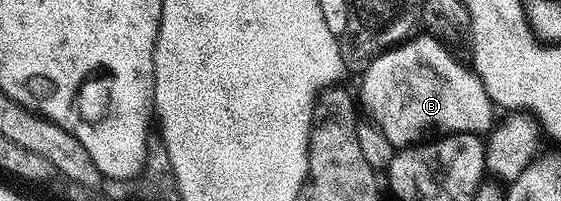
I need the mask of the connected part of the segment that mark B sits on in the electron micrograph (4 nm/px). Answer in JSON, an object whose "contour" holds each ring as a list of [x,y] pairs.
{"contour":[[[419,33],[384,51],[367,66],[366,71],[362,72],[363,84],[359,87],[359,95],[357,91],[362,114],[368,115],[366,118],[396,149],[414,147],[416,143],[424,142],[432,133],[443,135],[460,135],[466,131],[487,133],[496,122],[497,108],[492,103],[489,93],[485,93],[485,85],[481,85],[478,75],[466,62],[458,63],[450,54],[454,55],[438,39],[426,33]]]}

